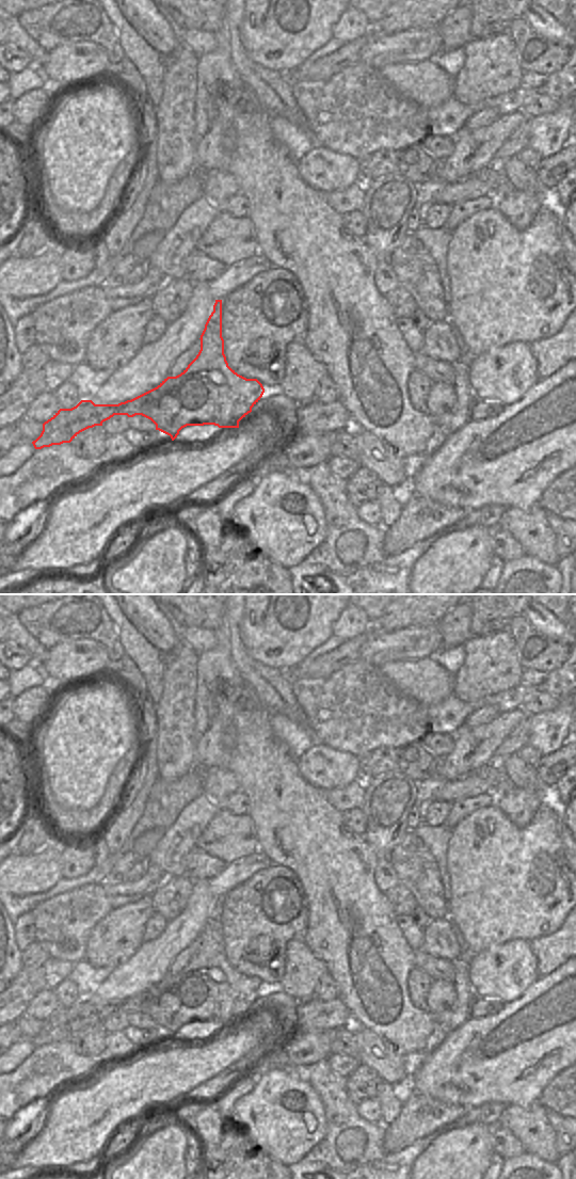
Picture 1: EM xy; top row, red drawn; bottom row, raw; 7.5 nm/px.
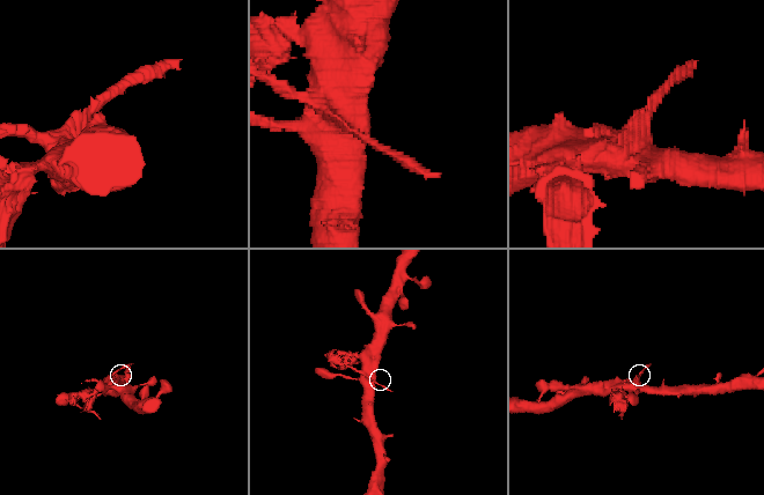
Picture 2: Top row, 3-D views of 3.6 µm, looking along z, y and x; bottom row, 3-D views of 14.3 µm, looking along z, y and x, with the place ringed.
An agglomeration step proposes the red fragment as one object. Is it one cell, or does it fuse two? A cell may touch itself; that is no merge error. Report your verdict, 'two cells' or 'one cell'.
two cells

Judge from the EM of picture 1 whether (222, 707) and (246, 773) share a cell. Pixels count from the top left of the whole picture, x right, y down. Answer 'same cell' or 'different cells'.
same cell

